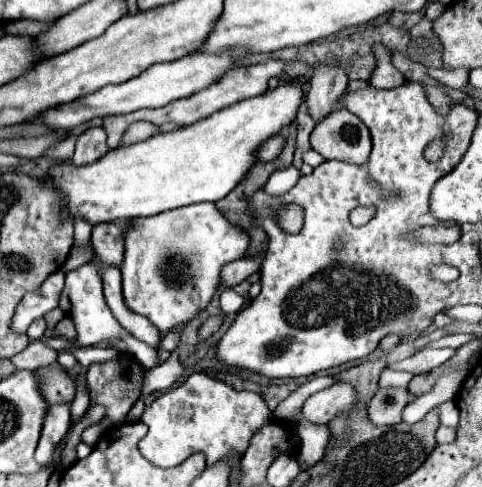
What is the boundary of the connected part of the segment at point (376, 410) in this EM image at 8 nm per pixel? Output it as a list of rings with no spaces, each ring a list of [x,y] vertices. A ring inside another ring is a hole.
[[[378,388],[378,392],[368,402],[368,416],[376,426],[398,424],[402,422],[402,410],[408,400],[408,390],[386,390]]]

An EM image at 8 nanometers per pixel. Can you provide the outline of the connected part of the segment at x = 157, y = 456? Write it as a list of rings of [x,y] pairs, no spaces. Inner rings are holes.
[[[192,372],[184,384],[168,390],[156,400],[158,404],[150,404],[140,418],[148,426],[148,434],[140,440],[140,452],[162,468],[176,466],[194,452],[204,452],[208,464],[218,462],[228,452],[244,452],[252,434],[272,420],[272,412],[262,396],[234,390],[220,380],[210,378],[206,372]]]

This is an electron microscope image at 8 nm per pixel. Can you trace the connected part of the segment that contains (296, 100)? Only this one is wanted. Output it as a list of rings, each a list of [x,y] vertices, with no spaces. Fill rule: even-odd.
[[[288,80],[288,82],[282,82],[274,90],[236,102],[234,106],[228,106],[226,110],[218,110],[202,122],[190,124],[174,132],[156,134],[134,146],[120,146],[116,150],[110,150],[104,158],[100,158],[94,164],[80,166],[80,168],[72,166],[70,162],[54,164],[50,168],[50,174],[52,174],[50,180],[54,180],[54,186],[62,194],[66,194],[64,204],[70,216],[72,218],[82,216],[90,224],[154,216],[154,214],[172,210],[176,206],[188,206],[188,204],[198,204],[198,202],[218,202],[230,190],[234,190],[234,186],[242,182],[242,178],[246,176],[246,170],[250,170],[250,166],[256,164],[258,148],[268,138],[272,138],[274,134],[278,134],[282,128],[290,126],[296,120],[302,98],[304,98],[304,80]]]

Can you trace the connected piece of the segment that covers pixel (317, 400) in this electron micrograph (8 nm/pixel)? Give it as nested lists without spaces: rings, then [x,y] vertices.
[[[338,382],[330,388],[326,388],[326,390],[320,390],[320,392],[312,394],[306,400],[306,404],[302,408],[302,414],[306,416],[308,422],[328,424],[338,414],[352,412],[356,402],[358,402],[358,396],[356,396],[354,388],[350,384]]]

